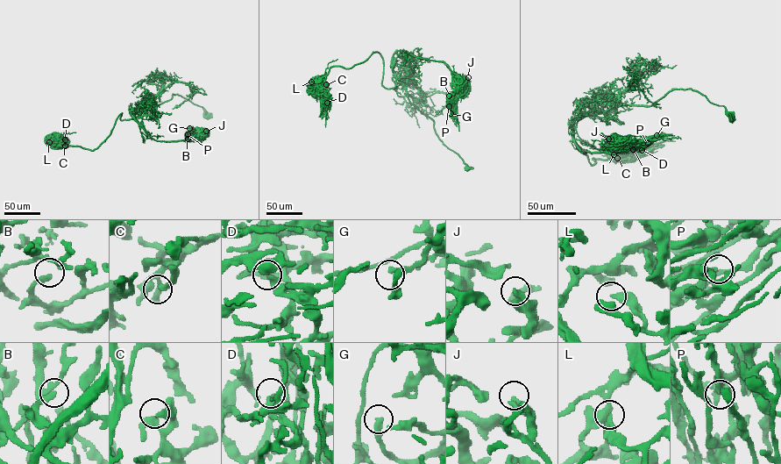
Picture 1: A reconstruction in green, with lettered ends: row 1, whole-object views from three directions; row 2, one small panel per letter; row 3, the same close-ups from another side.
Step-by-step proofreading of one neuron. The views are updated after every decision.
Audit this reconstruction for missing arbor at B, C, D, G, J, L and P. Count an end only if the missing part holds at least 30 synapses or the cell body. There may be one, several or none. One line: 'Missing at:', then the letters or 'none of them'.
Missing at: none of them

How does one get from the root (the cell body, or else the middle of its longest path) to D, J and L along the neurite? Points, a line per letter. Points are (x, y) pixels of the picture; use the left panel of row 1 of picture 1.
D: (206, 114), (173, 94), (132, 119), (121, 120), (121, 113), (93, 150), (59, 146), (68, 145), (65, 139)
J: (206, 114), (202, 106), (177, 94), (130, 112), (157, 140), (201, 142), (203, 137), (198, 132), (206, 131)
L: (206, 114), (173, 94), (132, 119), (121, 120), (121, 113), (93, 150), (49, 142)

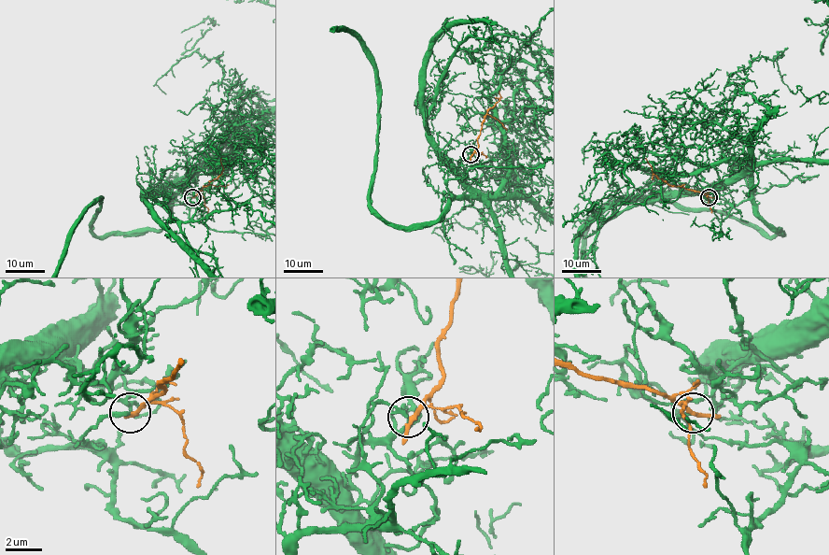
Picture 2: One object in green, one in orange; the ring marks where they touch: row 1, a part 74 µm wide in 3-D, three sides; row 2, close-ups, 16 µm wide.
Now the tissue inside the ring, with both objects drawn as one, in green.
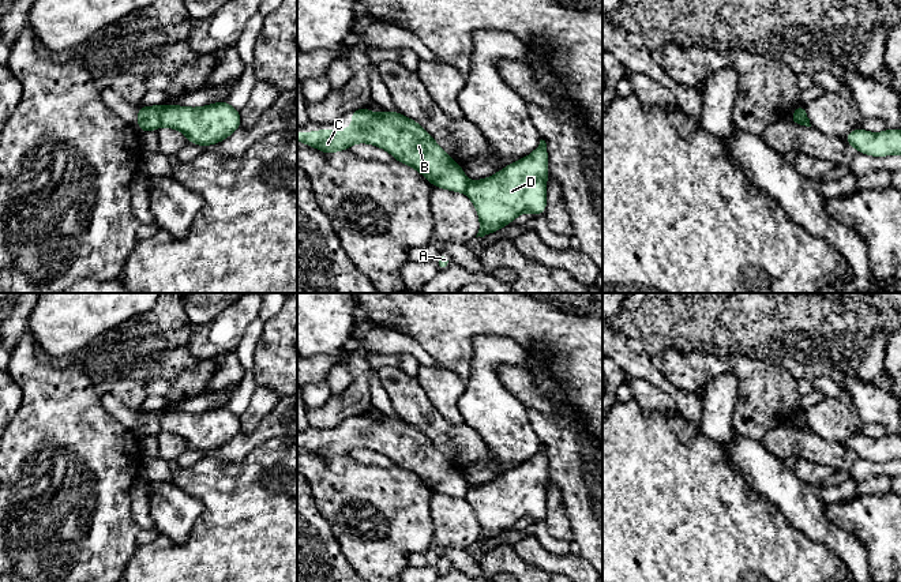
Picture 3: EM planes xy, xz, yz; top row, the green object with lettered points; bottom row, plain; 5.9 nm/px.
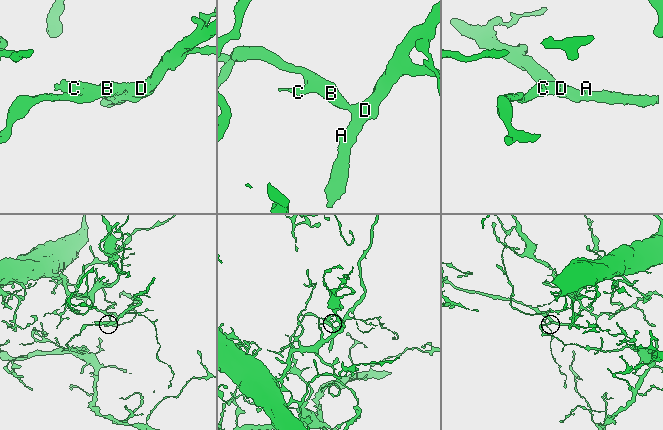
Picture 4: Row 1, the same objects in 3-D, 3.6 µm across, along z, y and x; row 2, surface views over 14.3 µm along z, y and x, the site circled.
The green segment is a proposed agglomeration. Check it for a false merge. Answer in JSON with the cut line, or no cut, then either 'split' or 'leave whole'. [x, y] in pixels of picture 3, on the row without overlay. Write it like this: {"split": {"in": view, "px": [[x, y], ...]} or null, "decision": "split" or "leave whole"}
{"split": {"in": "xy", "px": [[165, 410], [160, 430]]}, "decision": "split"}

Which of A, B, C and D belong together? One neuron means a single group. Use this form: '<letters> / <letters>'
A D / B C

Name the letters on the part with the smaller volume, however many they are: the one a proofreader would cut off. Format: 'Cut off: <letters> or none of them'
Cut off: A, D

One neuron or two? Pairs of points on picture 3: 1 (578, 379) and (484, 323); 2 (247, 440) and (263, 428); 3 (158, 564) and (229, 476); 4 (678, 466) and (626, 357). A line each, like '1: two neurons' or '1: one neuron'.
1: one neuron
2: one neuron
3: one neuron
4: two neurons

